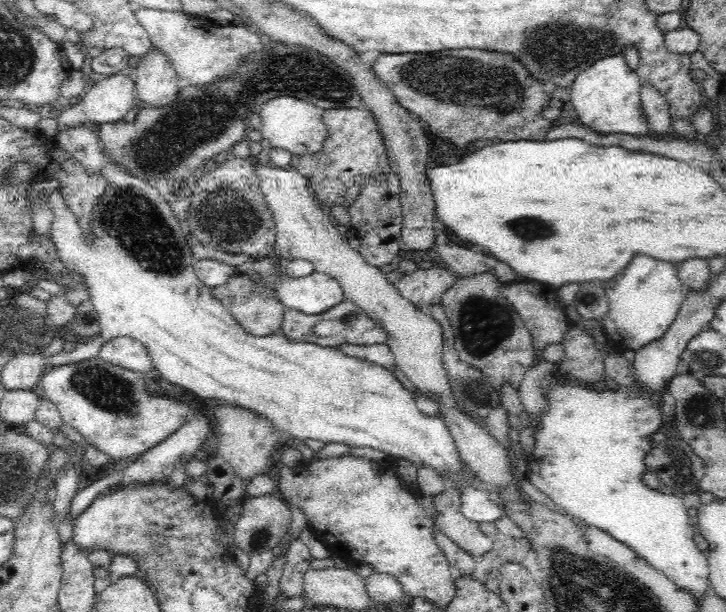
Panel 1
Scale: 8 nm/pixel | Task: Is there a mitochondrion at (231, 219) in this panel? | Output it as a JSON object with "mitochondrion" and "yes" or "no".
{"mitochondrion":"yes"}

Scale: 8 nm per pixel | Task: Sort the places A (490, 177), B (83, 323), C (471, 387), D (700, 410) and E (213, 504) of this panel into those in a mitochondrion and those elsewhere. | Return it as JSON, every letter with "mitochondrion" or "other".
{"A":"other","B":"mitochondrion","C":"mitochondrion","D":"mitochondrion","E":"other"}

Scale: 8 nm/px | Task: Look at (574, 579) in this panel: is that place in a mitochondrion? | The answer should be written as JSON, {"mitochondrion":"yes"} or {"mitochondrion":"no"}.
{"mitochondrion":"yes"}

